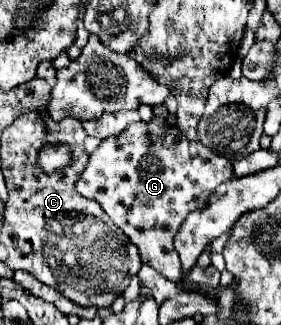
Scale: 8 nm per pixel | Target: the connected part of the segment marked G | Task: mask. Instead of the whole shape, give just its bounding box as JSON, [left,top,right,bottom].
[75,117,233,283]

